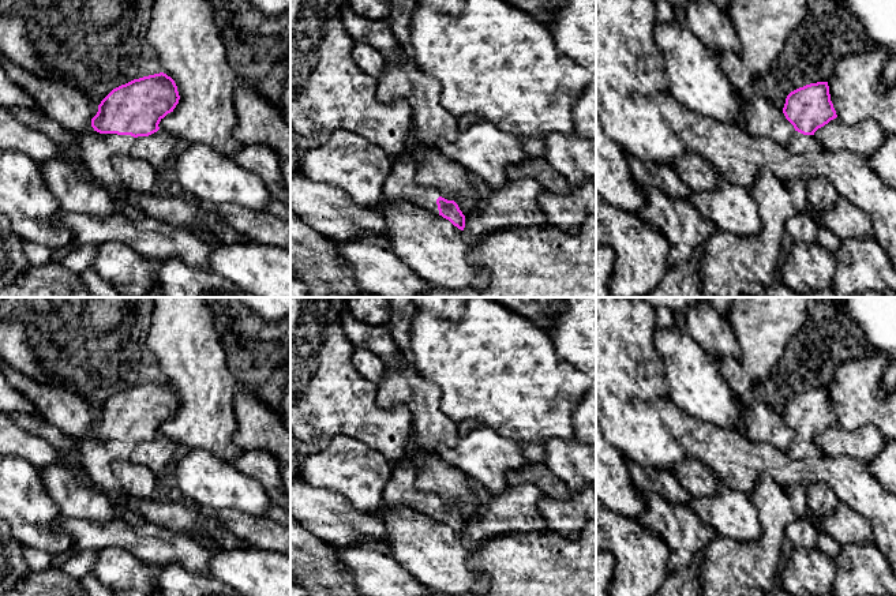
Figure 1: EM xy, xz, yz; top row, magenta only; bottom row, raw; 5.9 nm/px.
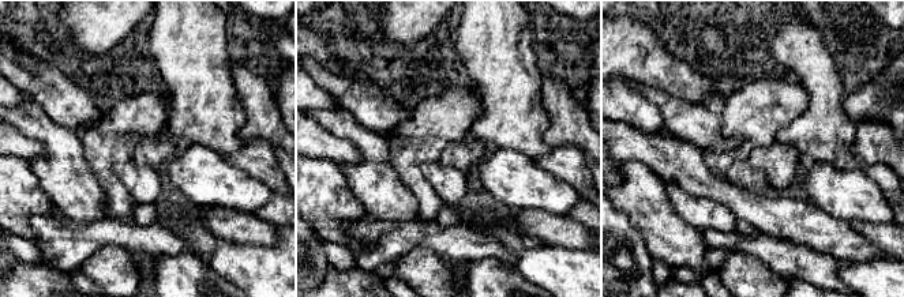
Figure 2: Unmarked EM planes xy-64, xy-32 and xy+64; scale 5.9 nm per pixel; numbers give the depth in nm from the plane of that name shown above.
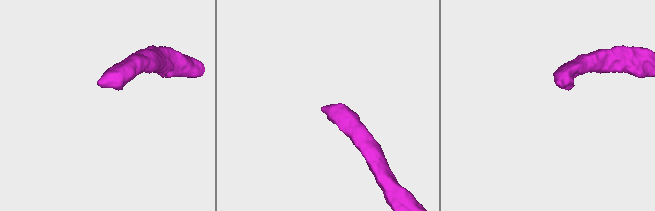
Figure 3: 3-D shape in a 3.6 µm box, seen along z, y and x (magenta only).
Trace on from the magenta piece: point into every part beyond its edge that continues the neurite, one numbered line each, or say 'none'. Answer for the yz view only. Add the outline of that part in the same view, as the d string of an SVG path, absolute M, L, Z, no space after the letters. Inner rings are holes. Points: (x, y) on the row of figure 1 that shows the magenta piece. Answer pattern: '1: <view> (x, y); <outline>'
1: yz (799, 143); M795 131L788 142L787 150L794 154L807 154L820 153L824 147L814 135L803 135Z

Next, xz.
1: xz (400, 187); M393 158L391 169L383 184L385 202L390 205L410 203L439 215L436 199L440 196L434 188L425 188L416 181L413 160Z

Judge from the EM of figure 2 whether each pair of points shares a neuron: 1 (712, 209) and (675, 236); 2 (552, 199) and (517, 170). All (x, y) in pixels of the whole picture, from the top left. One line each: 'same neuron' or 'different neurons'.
1: different neurons
2: same neuron

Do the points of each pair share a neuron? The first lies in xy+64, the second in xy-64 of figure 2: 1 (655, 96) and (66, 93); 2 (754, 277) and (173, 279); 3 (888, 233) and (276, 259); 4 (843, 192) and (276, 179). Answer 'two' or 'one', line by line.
1: one
2: two
3: two
4: two

